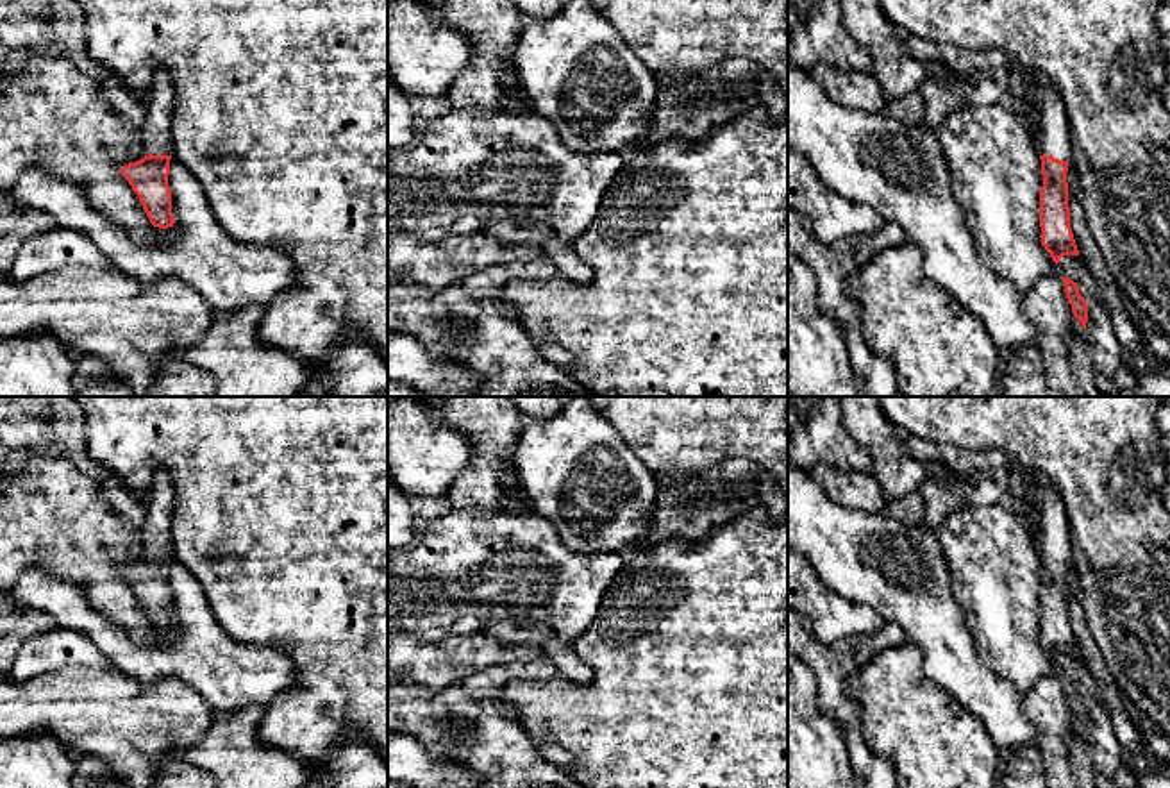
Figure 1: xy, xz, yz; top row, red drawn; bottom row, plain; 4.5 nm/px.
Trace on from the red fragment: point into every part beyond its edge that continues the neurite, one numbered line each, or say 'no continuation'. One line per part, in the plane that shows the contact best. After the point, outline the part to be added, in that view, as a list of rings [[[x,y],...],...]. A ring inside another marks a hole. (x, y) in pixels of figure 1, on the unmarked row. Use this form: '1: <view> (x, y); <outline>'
1: yz (1027, 490); [[[1018,466],[1009,468],[1007,490],[1011,507],[1020,513],[1031,507],[1034,513],[1034,547],[1040,556],[1059,561],[1072,559],[1070,529],[1059,495],[1047,481]]]

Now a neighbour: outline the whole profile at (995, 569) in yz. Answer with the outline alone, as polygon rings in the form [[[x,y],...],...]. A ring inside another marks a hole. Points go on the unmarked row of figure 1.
[[[968,506],[945,518],[936,540],[977,656],[1027,693],[1057,670],[1041,645],[1041,559],[1027,522],[1011,506]]]

